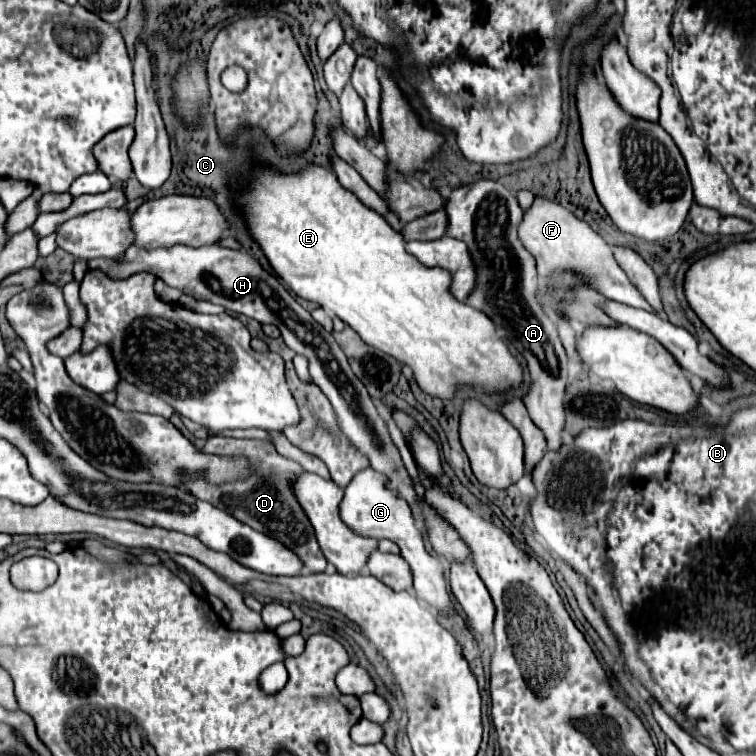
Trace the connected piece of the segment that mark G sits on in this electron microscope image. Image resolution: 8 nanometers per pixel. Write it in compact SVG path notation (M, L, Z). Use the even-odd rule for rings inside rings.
M370 467L366 471L358 471L352 477L352 483L344 489L344 501L340 505L340 515L344 523L358 535L394 541L402 549L402 557L408 561L412 569L414 589L416 589L418 599L428 603L442 617L456 615L440 559L426 551L424 535L412 519L412 509L394 491L388 491L388 487L384 487L384 475L376 475L376 471L372 471Z

